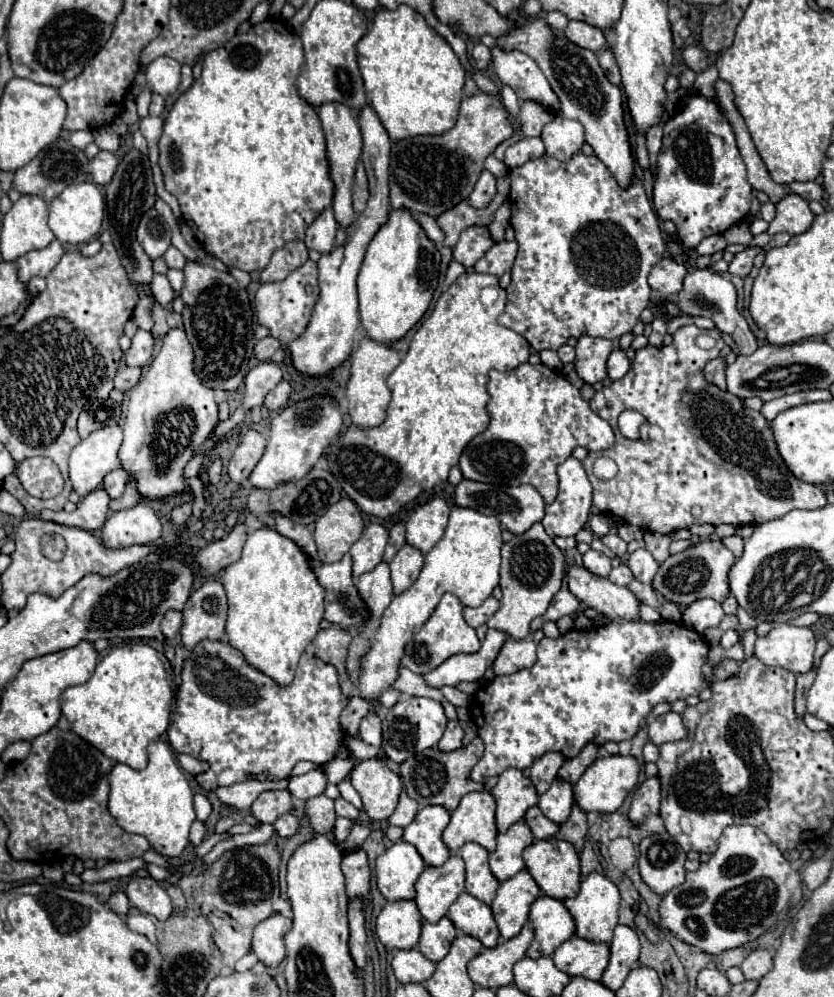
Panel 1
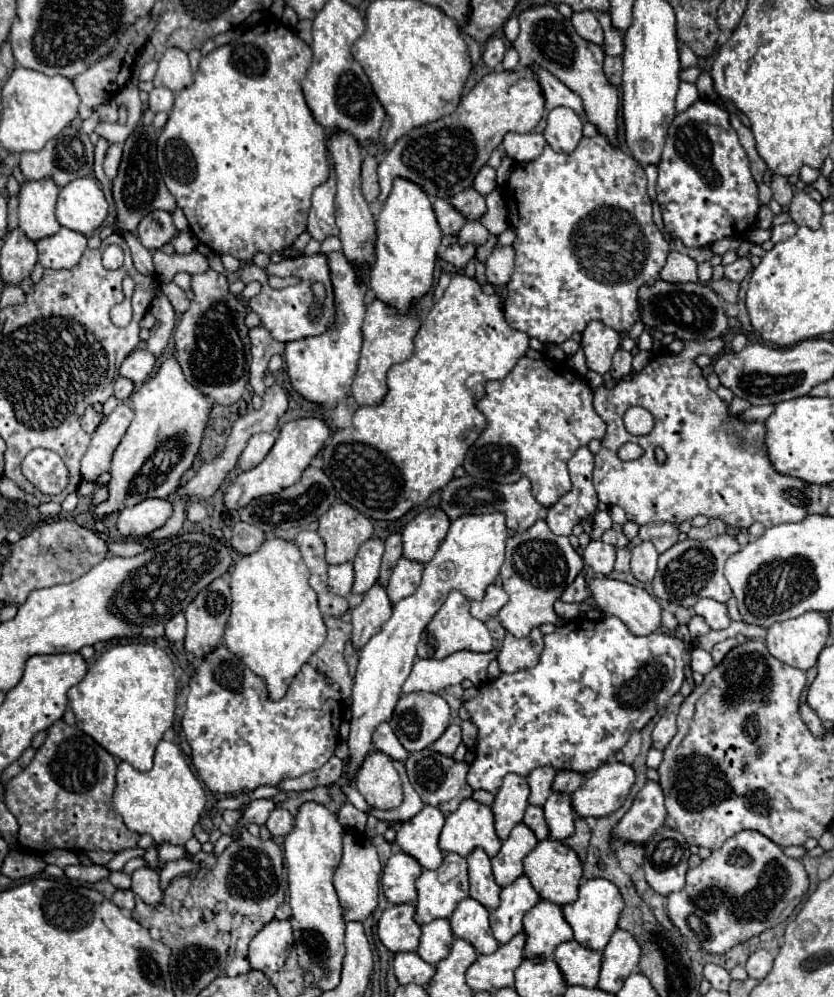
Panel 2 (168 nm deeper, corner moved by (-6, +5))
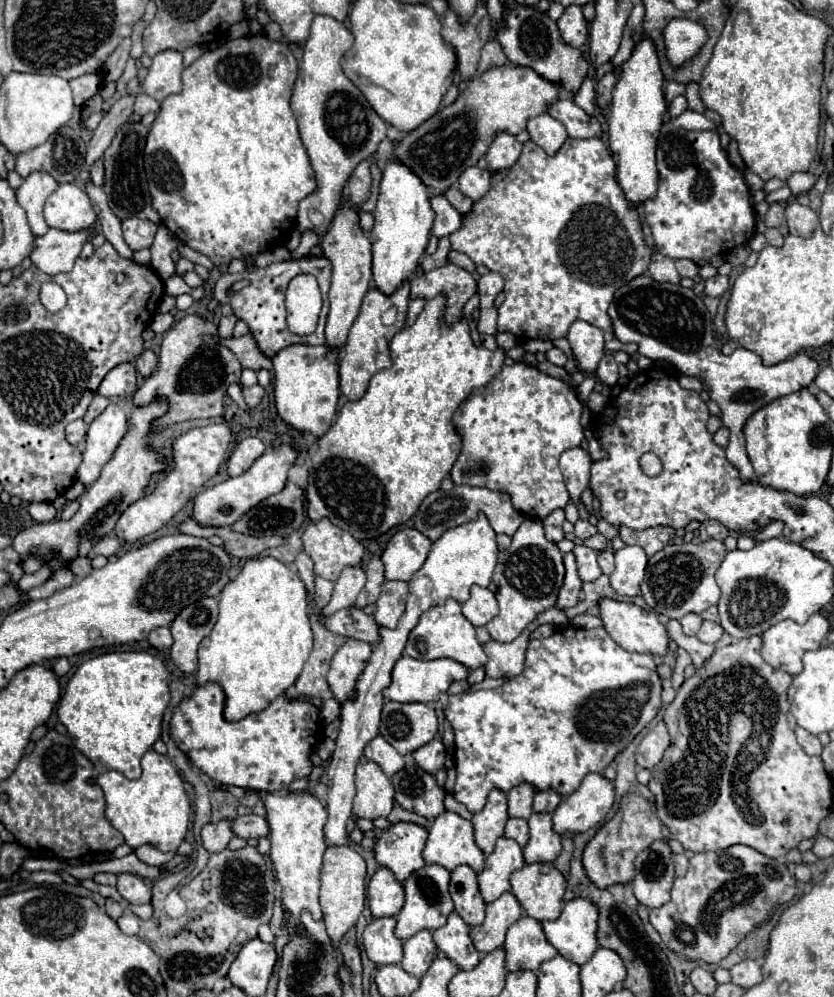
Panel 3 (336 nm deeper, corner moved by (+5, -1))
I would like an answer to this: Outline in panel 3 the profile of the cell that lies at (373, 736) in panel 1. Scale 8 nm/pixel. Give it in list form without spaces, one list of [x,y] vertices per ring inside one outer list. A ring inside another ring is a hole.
[[[382,736],[372,738],[372,740],[366,744],[364,754],[366,754],[368,760],[376,762],[386,776],[392,776],[392,774],[396,774],[400,768],[404,768],[404,756],[398,754]]]

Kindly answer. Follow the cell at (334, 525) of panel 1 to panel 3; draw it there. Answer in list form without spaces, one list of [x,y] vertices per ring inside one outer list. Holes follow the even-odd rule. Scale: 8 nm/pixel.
[[[328,518],[310,522],[302,534],[304,552],[314,562],[314,572],[332,582],[346,566],[360,564],[364,546],[346,530],[334,526]]]

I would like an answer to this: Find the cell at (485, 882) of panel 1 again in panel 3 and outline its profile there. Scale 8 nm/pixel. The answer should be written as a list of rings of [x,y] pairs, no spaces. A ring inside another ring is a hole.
[[[462,864],[456,870],[452,870],[450,896],[456,904],[456,912],[464,918],[468,926],[476,926],[484,922],[486,902],[478,890],[476,872],[470,866]]]

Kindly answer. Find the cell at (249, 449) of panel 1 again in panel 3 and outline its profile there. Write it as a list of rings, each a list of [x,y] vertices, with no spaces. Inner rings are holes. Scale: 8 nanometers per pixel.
[[[248,436],[244,438],[232,452],[230,460],[228,460],[228,474],[230,476],[240,476],[242,472],[246,472],[252,462],[264,454],[264,444],[260,438]]]

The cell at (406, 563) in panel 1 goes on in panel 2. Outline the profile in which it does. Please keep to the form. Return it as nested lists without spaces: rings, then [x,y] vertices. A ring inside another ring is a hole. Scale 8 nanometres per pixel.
[[[401,558],[397,562],[397,566],[393,568],[393,574],[387,584],[387,596],[389,596],[391,604],[411,596],[421,582],[421,574],[423,574],[423,566],[419,562]]]

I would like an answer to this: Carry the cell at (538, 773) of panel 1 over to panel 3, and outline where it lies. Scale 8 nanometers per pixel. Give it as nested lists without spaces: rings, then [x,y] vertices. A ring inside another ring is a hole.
[[[524,782],[508,792],[508,814],[512,818],[528,820],[532,816],[532,802],[534,802],[534,786]]]

